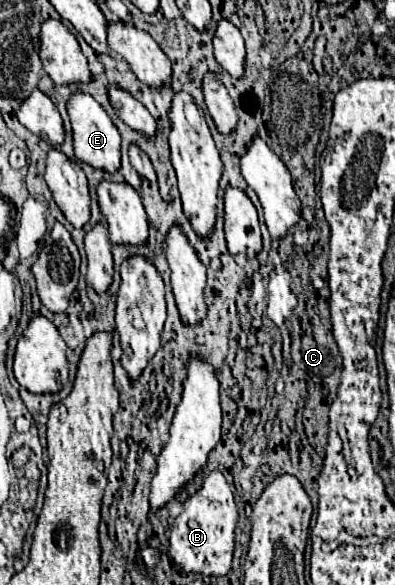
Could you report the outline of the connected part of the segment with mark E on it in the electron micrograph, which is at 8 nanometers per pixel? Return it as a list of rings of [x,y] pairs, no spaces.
[[[75,92],[69,102],[67,102],[67,112],[73,124],[73,146],[75,146],[75,156],[103,172],[117,172],[121,166],[121,136],[117,126],[111,122],[107,112],[89,96],[83,92]]]

